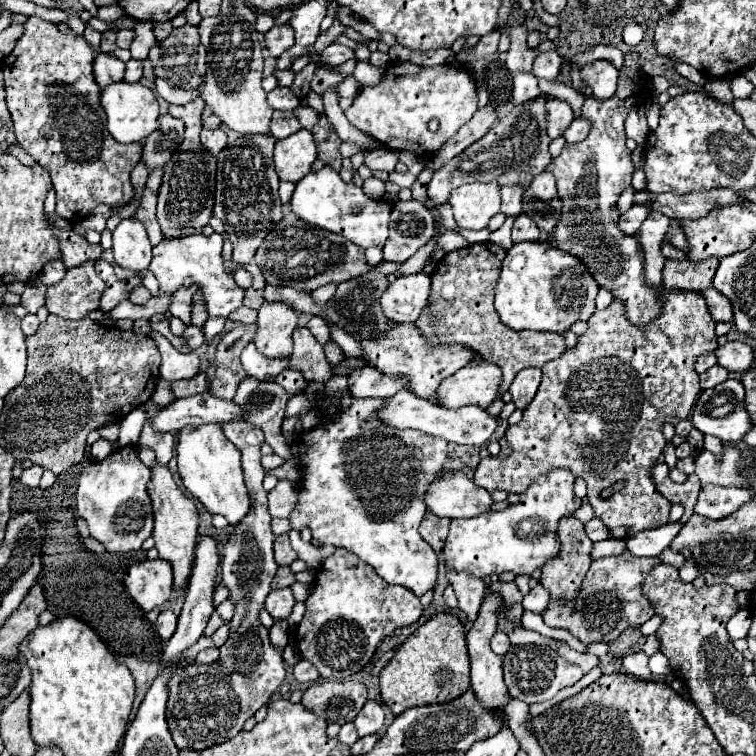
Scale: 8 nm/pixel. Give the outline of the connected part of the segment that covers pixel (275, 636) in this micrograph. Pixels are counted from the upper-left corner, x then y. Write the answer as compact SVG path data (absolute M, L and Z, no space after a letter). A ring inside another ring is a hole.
M279 619L279 621L273 623L273 627L269 629L273 645L279 645L281 649L285 649L285 645L287 645L287 629L289 629L289 625L287 625L285 619Z

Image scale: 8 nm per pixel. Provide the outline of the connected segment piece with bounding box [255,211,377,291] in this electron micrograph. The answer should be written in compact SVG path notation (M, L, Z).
M291 211L283 215L283 219L269 231L263 245L255 253L255 263L261 267L265 281L271 285L291 285L295 289L315 291L321 285L343 283L347 279L359 277L361 273L369 273L377 265L369 265L365 261L365 251L353 245L349 239L329 233L325 229L313 227Z

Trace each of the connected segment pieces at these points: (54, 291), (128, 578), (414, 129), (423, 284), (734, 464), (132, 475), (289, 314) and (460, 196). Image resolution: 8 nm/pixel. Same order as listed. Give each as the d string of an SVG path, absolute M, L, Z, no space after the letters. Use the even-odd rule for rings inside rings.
M85 261L85 265L77 265L77 267L67 269L65 277L59 283L47 287L45 307L49 309L49 313L63 317L63 319L85 319L85 317L89 317L91 311L99 309L99 301L101 301L105 287L107 287L105 281L95 271L95 263Z
M165 559L139 561L125 573L125 587L131 599L143 609L151 611L169 601L173 585L171 565Z
M403 61L403 63L389 65L385 71L385 77L375 87L363 87L359 91L359 95L353 99L353 105L349 109L345 109L345 117L349 119L349 123L353 127L361 129L363 133L369 133L387 149L409 151L417 157L429 159L439 149L445 147L445 143L473 117L475 111L477 111L477 85L475 85L473 75L467 69L449 67L449 65L423 67L423 65L415 65L411 61ZM433 119L439 123L439 127L435 131L429 129L429 123Z
M423 271L393 281L381 295L381 309L385 317L395 323L415 321L427 303L429 287L431 279Z
M723 447L721 457L713 455L711 451L697 453L697 477L701 487L713 485L733 485L733 487L749 487L749 477L743 467L743 455L739 447Z
M135 447L113 451L101 463L89 463L79 475L77 513L87 521L91 537L101 541L111 553L127 553L141 549L153 531L153 503L147 493L151 469L141 463Z
M263 303L259 307L257 349L267 357L291 355L291 335L297 327L297 311L285 303Z
M469 183L453 189L449 197L453 215L463 229L483 229L499 213L501 197L497 183Z

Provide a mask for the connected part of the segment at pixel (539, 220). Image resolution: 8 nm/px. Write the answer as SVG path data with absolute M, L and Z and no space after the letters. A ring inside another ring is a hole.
M541 173L533 177L531 185L523 193L523 213L537 223L543 237L557 225L559 207L563 205L557 195L547 199L547 189L555 189L555 179L549 173Z

